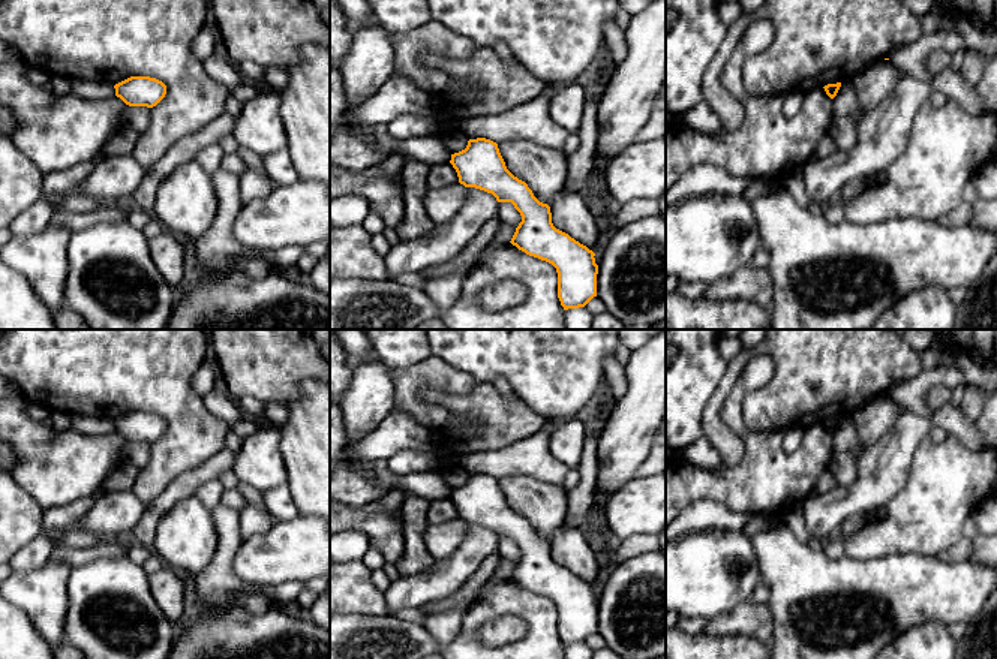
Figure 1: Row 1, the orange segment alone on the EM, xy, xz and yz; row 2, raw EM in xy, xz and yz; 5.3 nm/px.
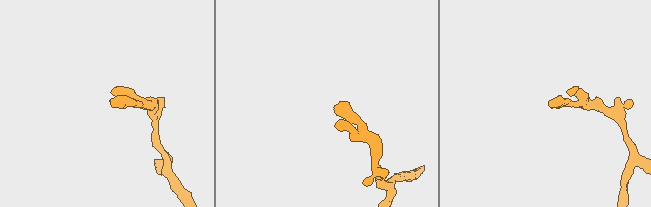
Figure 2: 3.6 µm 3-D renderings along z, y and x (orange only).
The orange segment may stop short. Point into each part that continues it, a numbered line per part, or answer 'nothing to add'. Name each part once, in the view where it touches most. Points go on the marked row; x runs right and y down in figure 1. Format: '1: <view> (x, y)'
nothing to add

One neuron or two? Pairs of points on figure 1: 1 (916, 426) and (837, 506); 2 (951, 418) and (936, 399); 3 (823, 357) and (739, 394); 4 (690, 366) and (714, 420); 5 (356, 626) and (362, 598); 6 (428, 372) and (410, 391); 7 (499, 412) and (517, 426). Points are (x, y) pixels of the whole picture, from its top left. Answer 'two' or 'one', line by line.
1: one
2: two
3: two
4: two
5: two
6: one
7: one

